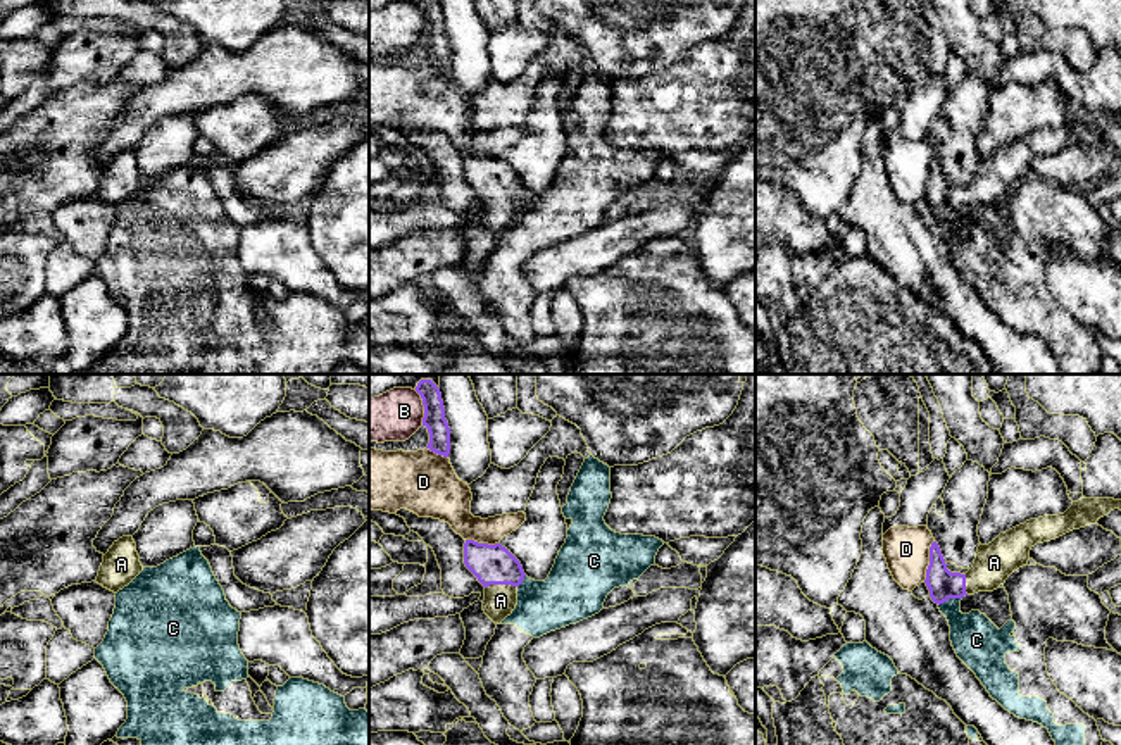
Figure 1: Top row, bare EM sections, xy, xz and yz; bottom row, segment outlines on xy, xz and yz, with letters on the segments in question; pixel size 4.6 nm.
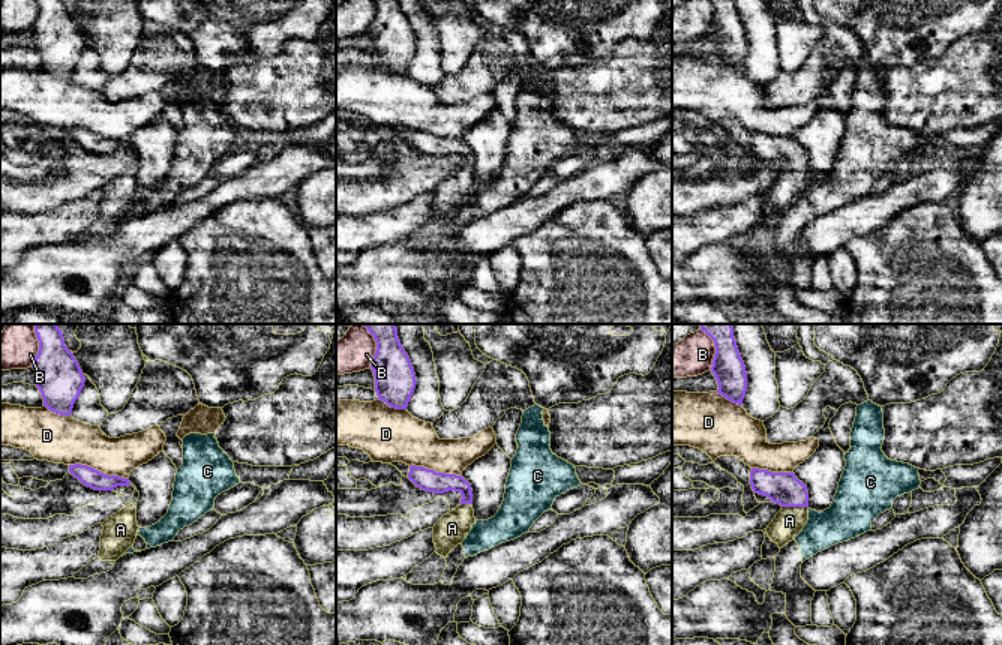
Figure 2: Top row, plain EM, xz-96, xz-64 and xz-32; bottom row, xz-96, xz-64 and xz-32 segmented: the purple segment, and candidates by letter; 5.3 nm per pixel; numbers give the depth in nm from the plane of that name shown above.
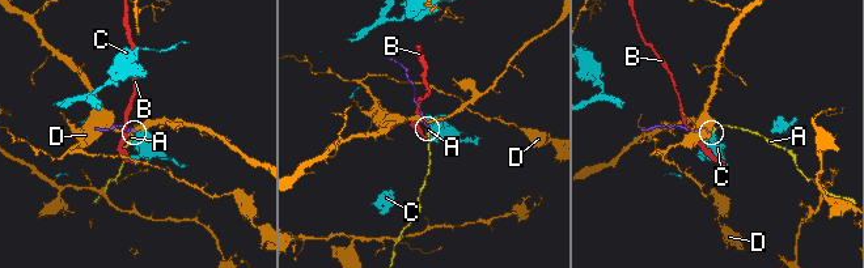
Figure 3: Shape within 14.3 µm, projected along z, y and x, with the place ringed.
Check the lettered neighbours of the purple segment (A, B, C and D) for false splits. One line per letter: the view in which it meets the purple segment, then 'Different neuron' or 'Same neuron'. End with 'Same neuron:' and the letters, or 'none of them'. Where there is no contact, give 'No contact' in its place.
A: Touches purple in xz. Same neuron
B: Touches purple in xz. Different neuron
C: Touches purple in yz. Different neuron
D: Touches purple in yz. Different neuron
Same neuron: A

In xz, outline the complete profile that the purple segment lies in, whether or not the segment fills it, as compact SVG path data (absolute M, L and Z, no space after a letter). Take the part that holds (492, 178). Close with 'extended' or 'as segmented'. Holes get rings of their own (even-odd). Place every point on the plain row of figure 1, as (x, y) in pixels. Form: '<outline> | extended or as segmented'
M466 153L464 178L485 200L485 228L500 238L517 219L517 200L526 190L521 176L500 157Z | extended

